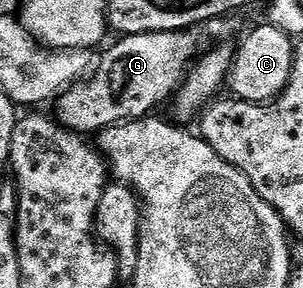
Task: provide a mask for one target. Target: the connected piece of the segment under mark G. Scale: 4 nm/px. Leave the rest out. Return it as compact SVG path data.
M221 17L211 22L200 22L190 30L120 37L119 43L104 58L102 55L90 78L75 83L55 99L55 121L77 134L95 136L111 126L120 126L122 122L148 117L158 102L165 101L167 97L168 101L178 91L201 52L218 43L215 42L218 38L230 36L231 26L227 22L230 21L226 17Z

